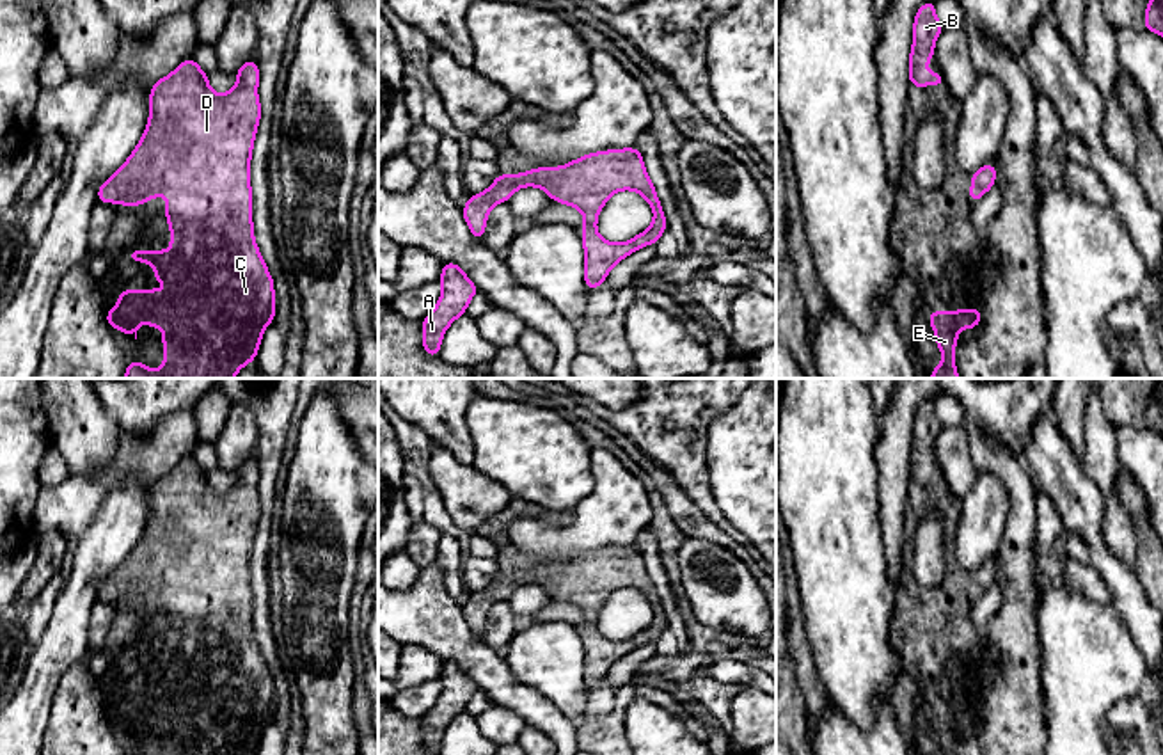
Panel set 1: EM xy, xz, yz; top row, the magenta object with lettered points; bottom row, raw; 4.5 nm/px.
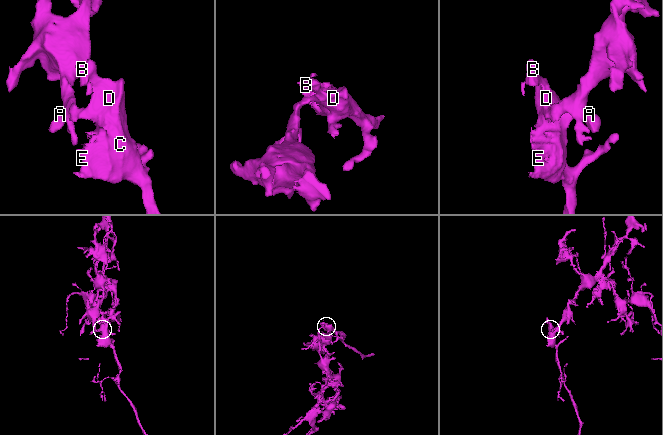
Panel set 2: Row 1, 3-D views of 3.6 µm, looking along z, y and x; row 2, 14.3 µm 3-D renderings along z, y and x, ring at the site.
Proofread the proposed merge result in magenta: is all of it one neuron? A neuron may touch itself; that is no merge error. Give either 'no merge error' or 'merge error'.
no merge error

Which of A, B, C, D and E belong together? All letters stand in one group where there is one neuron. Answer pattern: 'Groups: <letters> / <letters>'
Groups: A B C D E

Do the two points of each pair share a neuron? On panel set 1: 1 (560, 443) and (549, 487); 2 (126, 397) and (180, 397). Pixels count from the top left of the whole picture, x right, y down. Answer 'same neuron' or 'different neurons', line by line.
1: same neuron
2: same neuron

